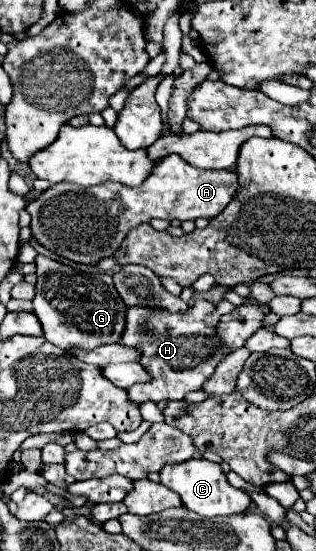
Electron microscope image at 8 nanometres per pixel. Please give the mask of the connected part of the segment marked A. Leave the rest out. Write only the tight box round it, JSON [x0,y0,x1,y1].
[25,155,237,265]

